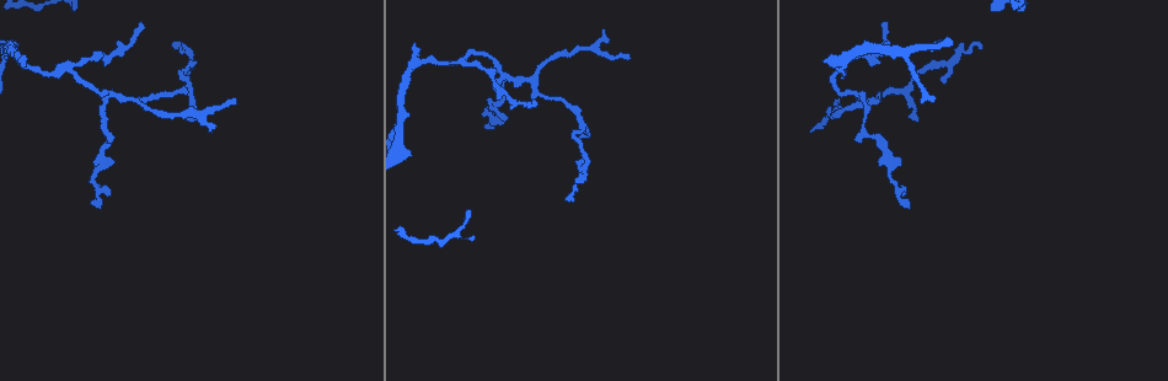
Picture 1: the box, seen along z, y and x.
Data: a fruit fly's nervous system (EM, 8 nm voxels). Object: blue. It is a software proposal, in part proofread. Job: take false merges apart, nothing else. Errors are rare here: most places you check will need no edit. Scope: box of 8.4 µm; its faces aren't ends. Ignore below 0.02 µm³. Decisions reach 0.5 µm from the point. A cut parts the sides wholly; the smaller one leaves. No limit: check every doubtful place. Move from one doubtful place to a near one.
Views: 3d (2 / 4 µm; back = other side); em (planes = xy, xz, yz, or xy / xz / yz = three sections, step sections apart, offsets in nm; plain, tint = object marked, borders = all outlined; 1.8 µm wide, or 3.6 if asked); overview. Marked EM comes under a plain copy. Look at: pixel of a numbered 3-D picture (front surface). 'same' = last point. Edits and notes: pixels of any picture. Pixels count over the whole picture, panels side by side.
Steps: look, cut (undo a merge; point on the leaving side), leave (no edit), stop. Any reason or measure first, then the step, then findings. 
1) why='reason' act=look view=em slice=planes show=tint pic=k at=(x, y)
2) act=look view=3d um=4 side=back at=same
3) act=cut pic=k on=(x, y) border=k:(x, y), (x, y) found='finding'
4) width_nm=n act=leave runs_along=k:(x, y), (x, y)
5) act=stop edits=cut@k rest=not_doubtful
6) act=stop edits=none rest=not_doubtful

why='three-way junction' act=look view=em slice=planes show=tint pic=1 at=(500, 71)

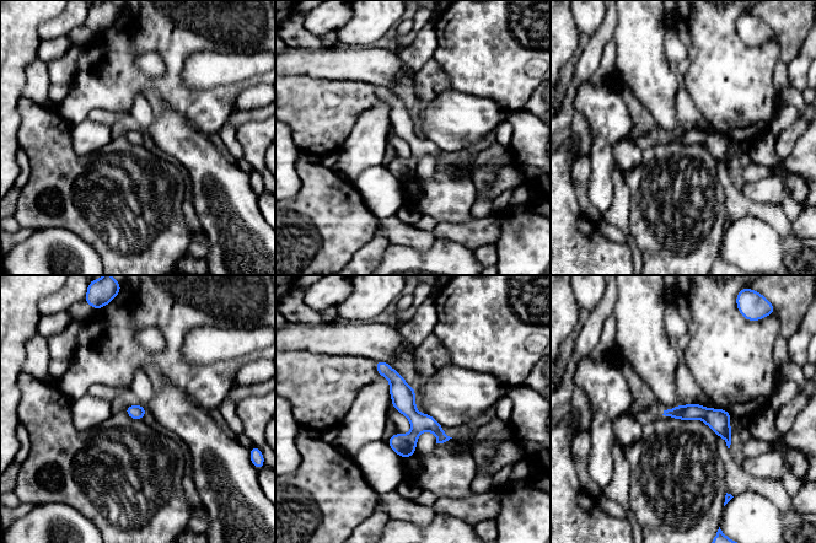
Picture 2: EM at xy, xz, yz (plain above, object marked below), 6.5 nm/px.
act=leave found='continuous, no second neuron'

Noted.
why='abrupt turn' act=look view=3d um=2 pic=1 at=(188, 90)

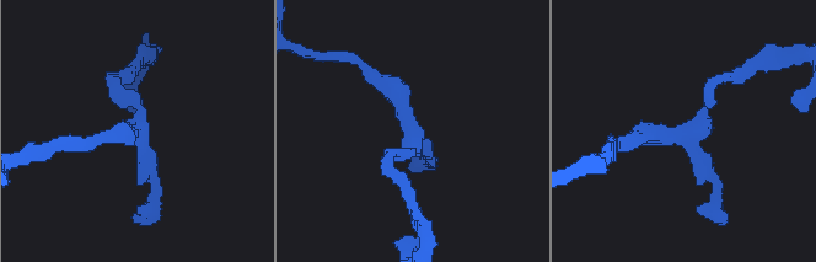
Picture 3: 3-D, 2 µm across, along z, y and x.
why='shape alone is not enough' act=look view=em slice=yz step=4 show=tint pic=3 at=(410, 127)

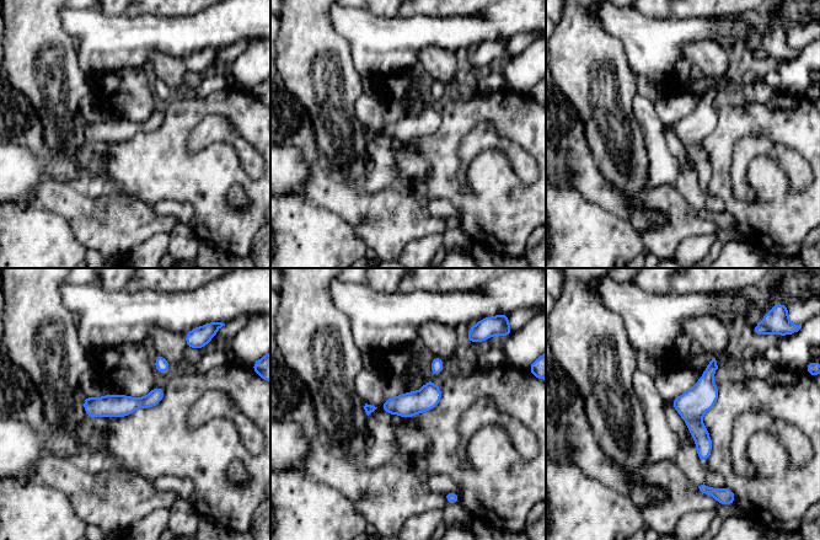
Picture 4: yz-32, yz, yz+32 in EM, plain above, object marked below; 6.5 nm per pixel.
width_nm=140 act=leave runs_along=4:(713, 363), (696, 402), (703, 458) found='one neuron here'

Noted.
why='three-way junction' act=look view=em slice=planes show=tint pic=1 at=(458, 63)

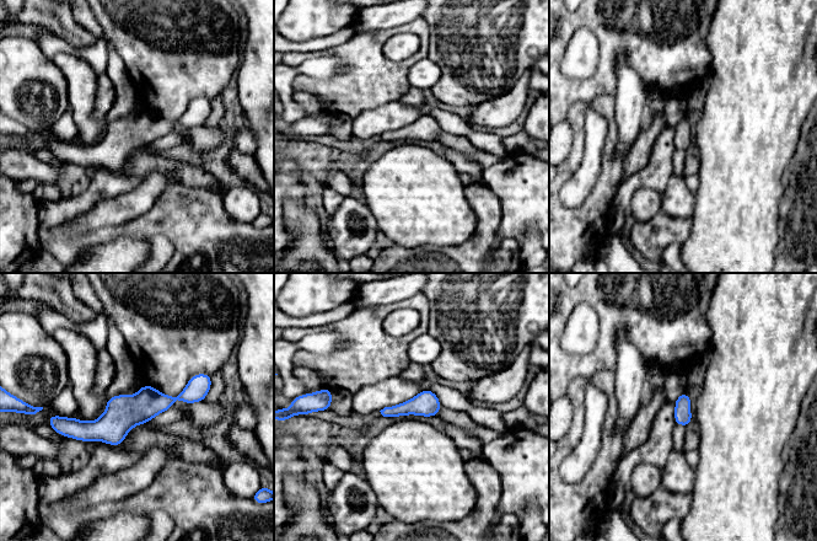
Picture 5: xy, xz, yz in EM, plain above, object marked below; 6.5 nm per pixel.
width_nm=110 act=leave found='one neuron here'

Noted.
act=stop edits=none rest=not_doubtful

